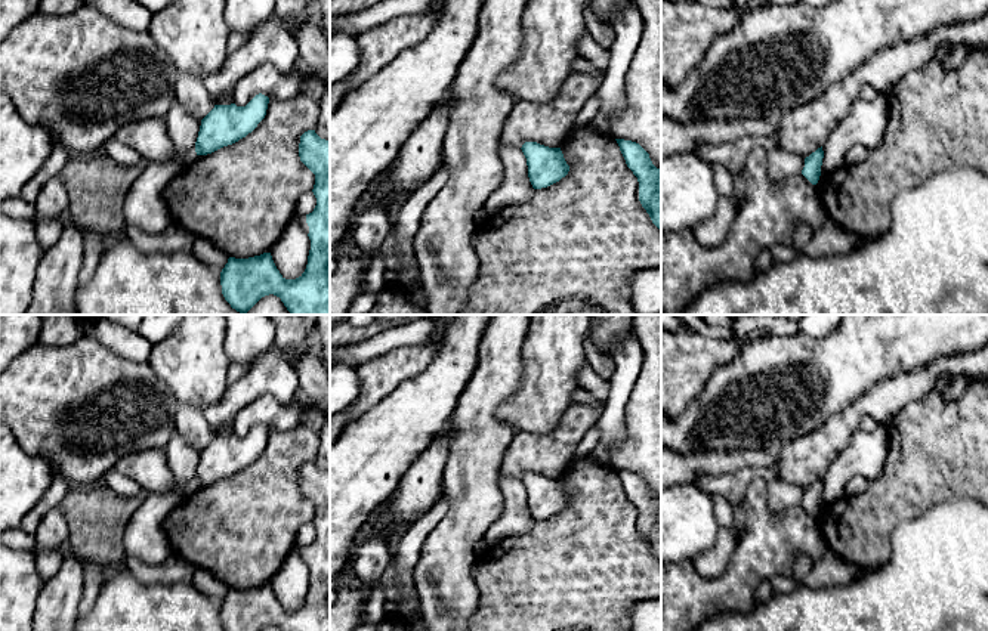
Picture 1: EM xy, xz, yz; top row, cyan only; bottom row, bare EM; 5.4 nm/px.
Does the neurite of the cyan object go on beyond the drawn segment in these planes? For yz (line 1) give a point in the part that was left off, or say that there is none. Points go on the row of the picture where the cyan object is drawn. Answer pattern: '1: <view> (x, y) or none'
1: none

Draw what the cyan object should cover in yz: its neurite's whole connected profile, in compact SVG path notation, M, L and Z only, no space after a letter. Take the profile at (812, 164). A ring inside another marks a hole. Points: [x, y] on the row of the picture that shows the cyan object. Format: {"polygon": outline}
{"polygon": "M822 146L805 158L805 167L802 174L812 183L816 185L821 176L824 151Z"}

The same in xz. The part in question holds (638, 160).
{"polygon": "M615 139L627 167L639 182L639 201L652 223L661 231L661 168L657 168L649 154L636 142Z"}

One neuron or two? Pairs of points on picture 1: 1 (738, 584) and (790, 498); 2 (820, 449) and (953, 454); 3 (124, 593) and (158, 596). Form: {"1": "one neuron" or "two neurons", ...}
{"1": "two neurons", "2": "two neurons", "3": "one neuron"}

